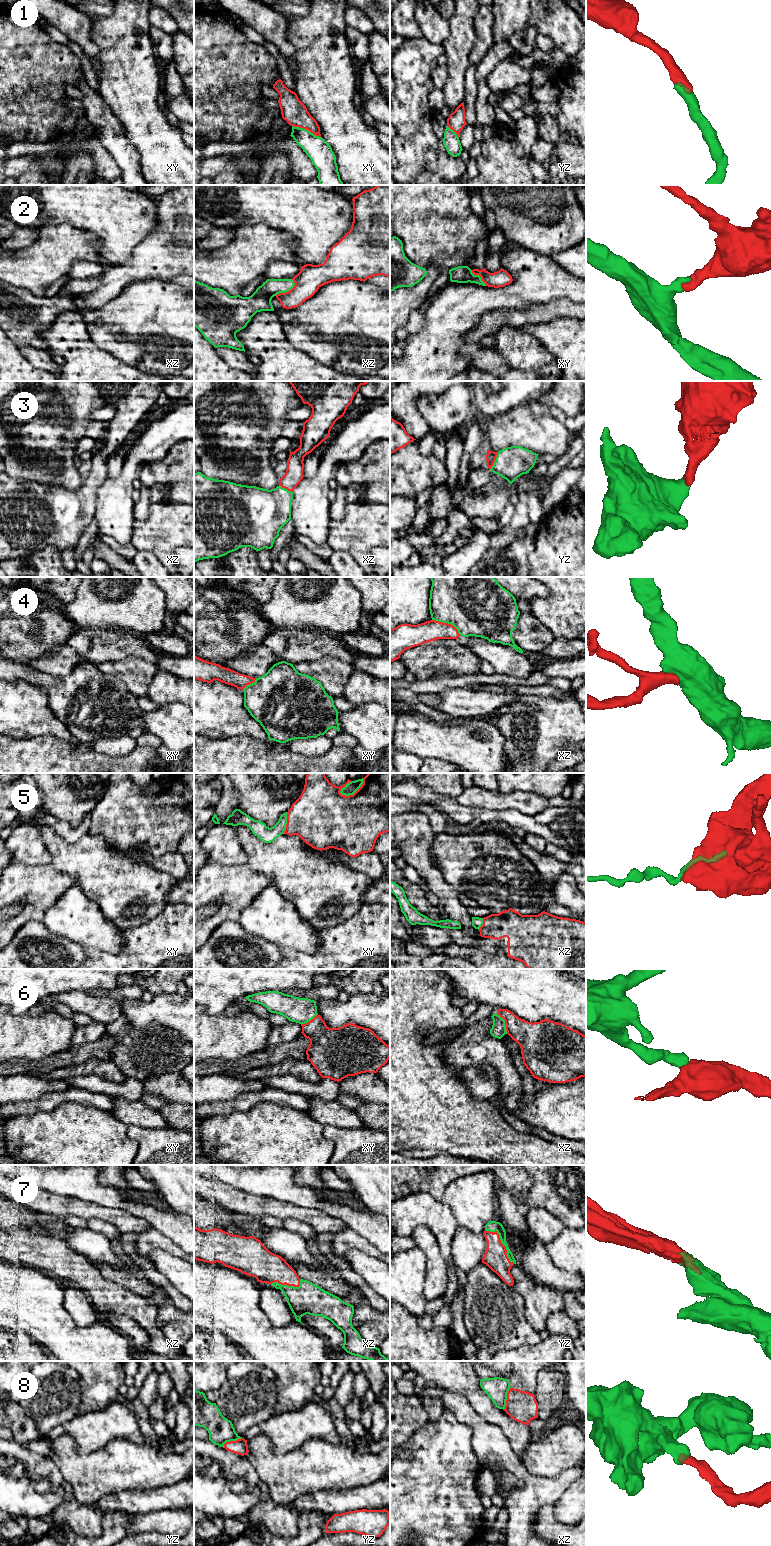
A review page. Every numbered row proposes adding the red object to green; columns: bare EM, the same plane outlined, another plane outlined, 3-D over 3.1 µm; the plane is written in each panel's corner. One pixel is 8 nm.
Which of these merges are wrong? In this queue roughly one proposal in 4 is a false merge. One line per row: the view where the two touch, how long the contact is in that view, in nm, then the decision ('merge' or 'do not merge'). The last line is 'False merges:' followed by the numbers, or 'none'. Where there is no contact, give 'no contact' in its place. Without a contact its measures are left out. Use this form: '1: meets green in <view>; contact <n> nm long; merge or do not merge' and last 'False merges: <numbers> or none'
1: meets green in xy; contact 260 nm long; merge
2: meets green in xz; contact 200 nm long; merge
3: meets green in yz; contact 160 nm long; merge
4: meets green in xz; contact 260 nm long; merge
5: meets green in xy; contact 180 nm long; do not merge
6: meets green in xz; contact 190 nm long; do not merge
7: meets green in yz; contact 360 nm long; merge
8: meets green in xz; contact 200 nm long; do not merge
False merges: 5, 6, 8

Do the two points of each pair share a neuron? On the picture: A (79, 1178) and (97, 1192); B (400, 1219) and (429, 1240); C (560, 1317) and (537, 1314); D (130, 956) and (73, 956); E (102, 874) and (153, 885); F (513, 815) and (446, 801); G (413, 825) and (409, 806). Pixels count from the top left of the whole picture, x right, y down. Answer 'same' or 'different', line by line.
A: same
B: different
C: different
D: different
E: same
F: same
G: different

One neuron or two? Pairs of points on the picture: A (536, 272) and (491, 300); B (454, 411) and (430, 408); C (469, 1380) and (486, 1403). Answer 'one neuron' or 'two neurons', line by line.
A: one neuron
B: one neuron
C: one neuron

